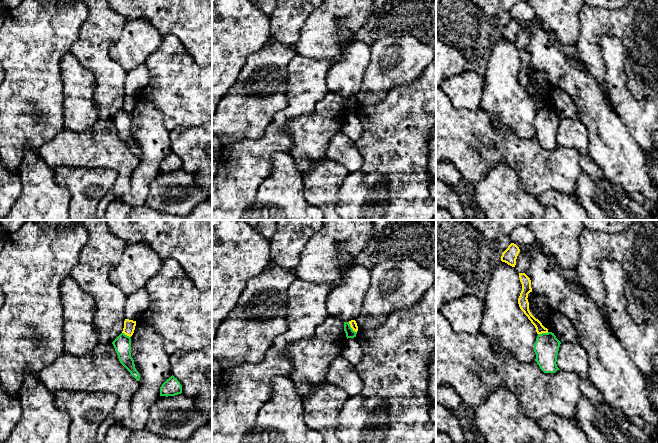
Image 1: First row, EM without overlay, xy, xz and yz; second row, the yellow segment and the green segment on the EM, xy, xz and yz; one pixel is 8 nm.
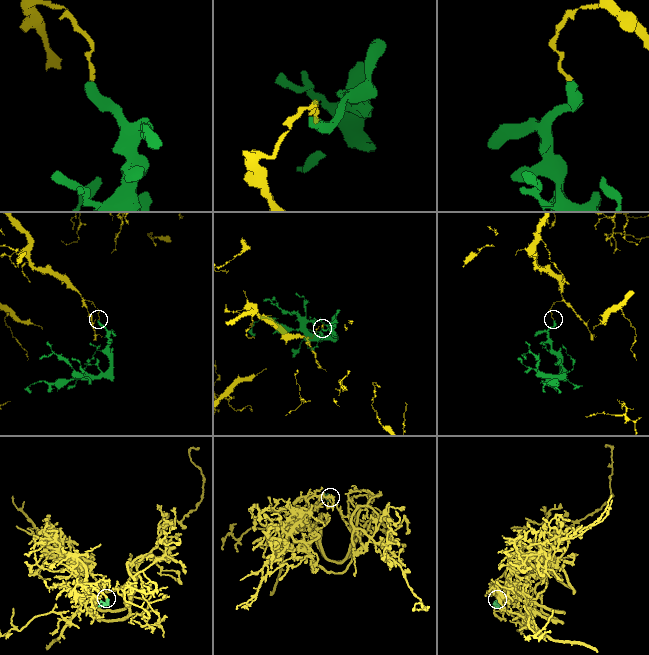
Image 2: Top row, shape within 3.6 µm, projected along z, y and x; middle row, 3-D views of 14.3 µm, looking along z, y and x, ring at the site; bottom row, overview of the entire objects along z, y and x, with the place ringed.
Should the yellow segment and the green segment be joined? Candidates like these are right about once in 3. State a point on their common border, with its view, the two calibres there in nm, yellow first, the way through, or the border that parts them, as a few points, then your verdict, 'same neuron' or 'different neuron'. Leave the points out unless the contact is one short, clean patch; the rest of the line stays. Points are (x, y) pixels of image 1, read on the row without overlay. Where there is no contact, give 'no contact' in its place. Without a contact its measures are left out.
xz (351, 103) | 60/70 nm | along xz (348, 98), (356, 108) | different neuron

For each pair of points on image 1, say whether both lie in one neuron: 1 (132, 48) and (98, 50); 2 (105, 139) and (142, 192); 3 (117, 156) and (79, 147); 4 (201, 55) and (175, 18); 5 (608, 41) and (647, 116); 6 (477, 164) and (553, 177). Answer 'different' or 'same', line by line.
1: different
2: different
3: same
4: same
5: same
6: same

